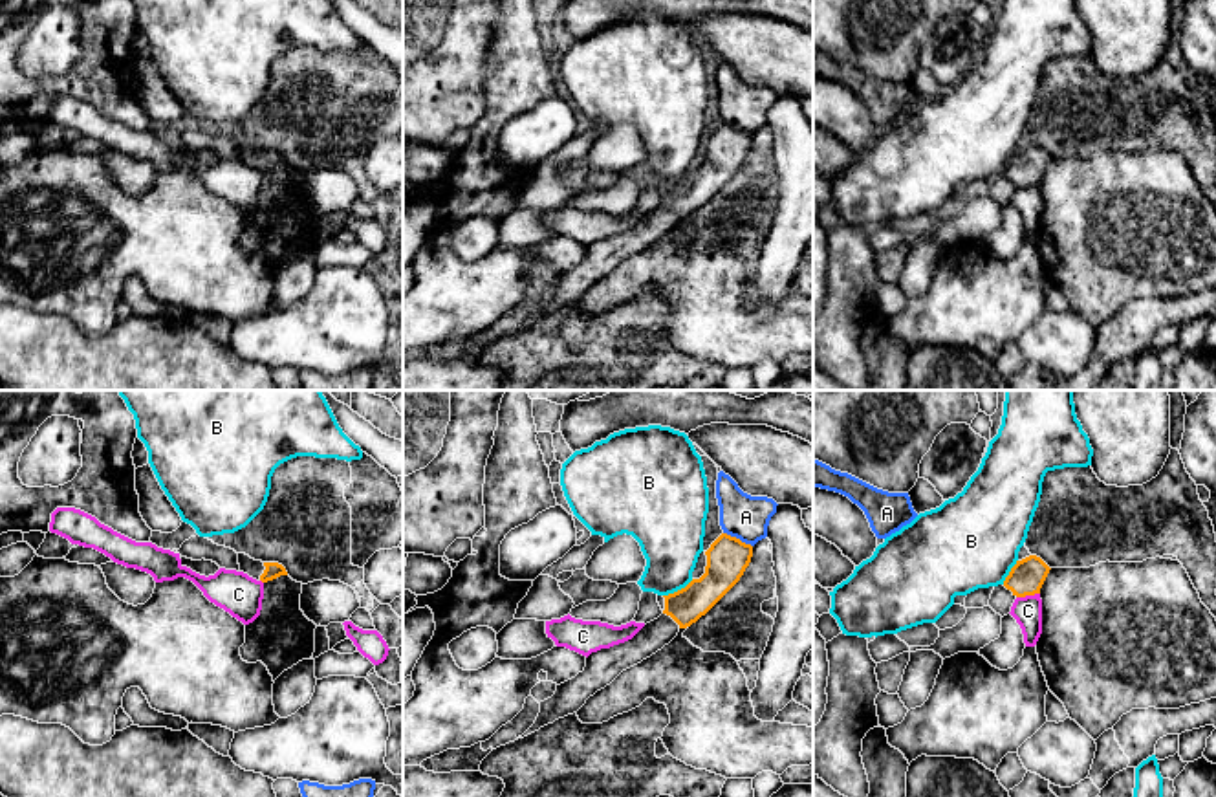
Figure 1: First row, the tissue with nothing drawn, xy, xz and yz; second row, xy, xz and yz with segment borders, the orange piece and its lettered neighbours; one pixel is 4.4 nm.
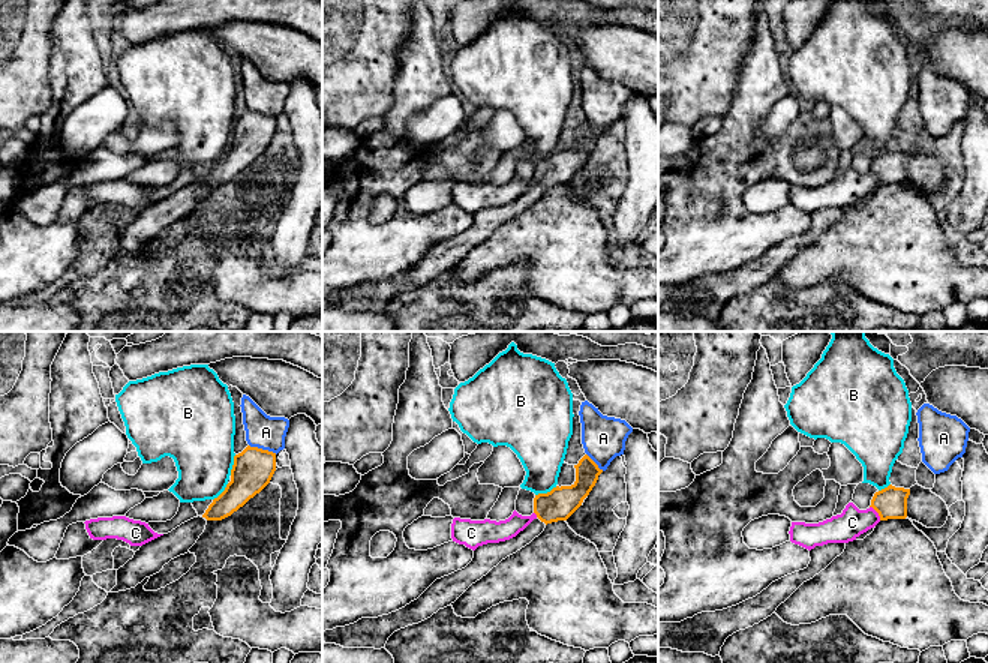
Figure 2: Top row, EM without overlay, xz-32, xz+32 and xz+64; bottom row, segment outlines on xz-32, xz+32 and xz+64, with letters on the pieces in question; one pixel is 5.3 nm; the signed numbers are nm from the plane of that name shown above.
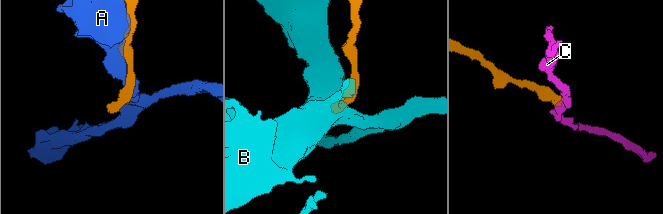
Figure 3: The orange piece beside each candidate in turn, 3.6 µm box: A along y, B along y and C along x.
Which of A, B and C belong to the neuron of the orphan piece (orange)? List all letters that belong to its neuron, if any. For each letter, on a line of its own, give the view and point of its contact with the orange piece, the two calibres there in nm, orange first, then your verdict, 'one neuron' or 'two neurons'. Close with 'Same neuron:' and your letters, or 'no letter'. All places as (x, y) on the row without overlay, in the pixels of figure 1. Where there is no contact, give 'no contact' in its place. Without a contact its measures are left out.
A: contact xz (738, 129); calibres 190 and 200 nm; two neurons
B: contact xz (678, 180); calibres 180 and 280 nm; two neurons
C: contact yz (1028, 184); calibres 160 and 130 nm; two neurons
Same neuron: no letter

